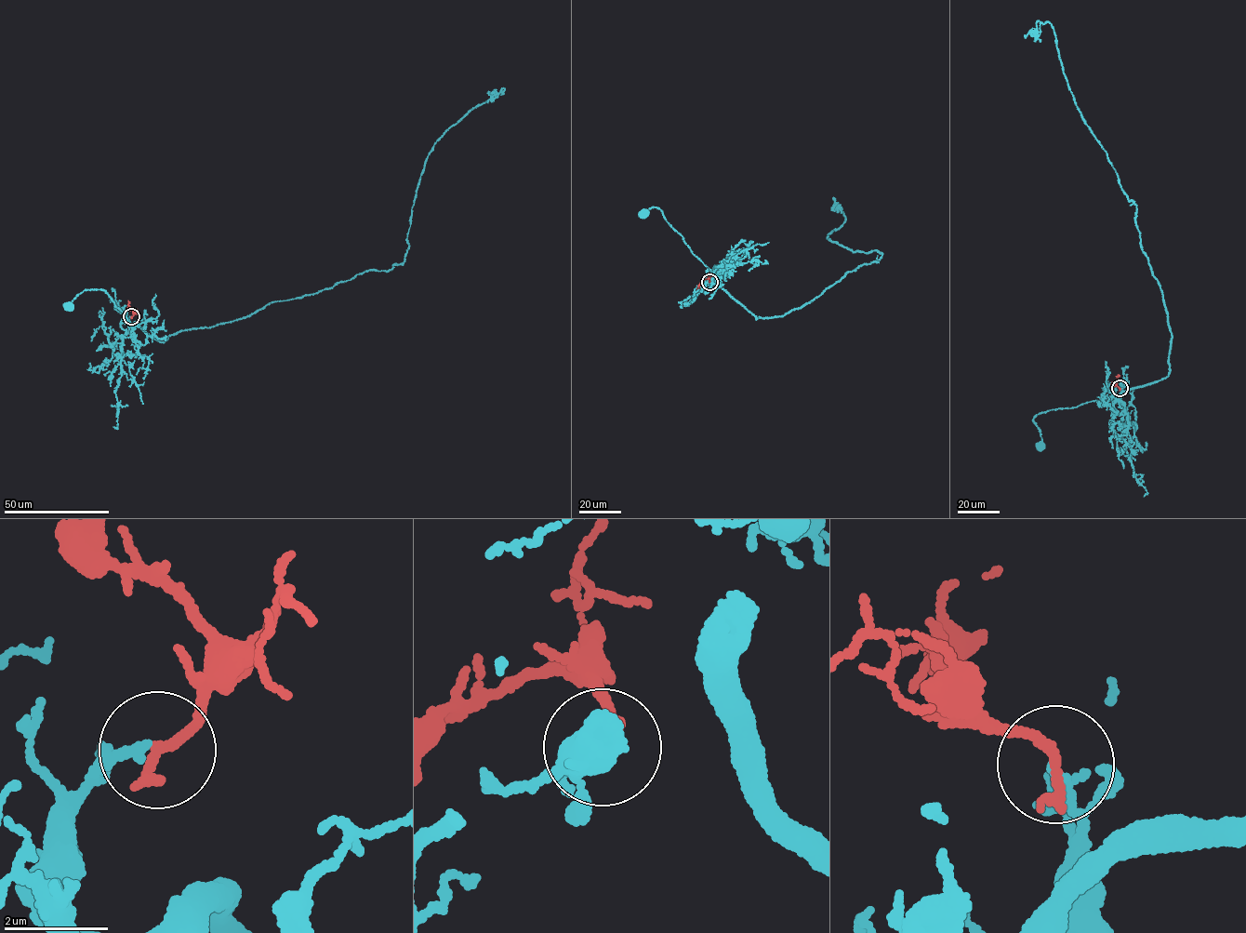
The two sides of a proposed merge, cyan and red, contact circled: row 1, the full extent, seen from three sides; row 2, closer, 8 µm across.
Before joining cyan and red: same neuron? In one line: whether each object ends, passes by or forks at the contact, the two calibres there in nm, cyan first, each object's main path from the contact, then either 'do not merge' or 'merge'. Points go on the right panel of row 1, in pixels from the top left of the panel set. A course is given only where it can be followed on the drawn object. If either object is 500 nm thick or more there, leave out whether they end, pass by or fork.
cyan passes by; red ends; calibres 140 and 240 nm; course cyan (1120, 388), (1121, 396), (1117, 399), (1086, 402), (1037, 415), (1032, 419), (1039, 428), (1040, 446); course red (1120, 388), (1115, 383), (1118, 374); merge

